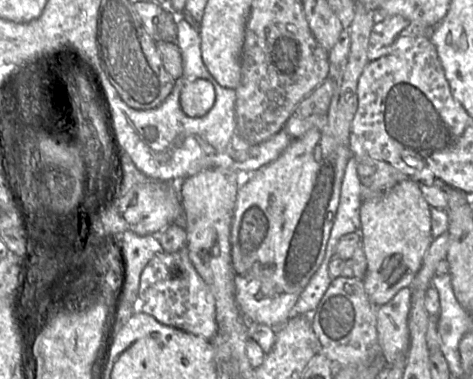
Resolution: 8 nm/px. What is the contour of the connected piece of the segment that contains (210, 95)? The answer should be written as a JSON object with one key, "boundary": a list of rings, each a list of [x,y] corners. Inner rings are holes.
{"boundary":[[[196,79],[184,84],[180,94],[180,105],[188,117],[200,118],[211,110],[215,99],[213,85],[207,80]]]}

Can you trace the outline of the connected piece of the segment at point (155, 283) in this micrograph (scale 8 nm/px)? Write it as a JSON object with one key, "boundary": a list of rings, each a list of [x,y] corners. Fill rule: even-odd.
{"boundary":[[[187,248],[176,253],[157,253],[148,262],[142,271],[140,278],[138,311],[153,316],[164,325],[175,327],[208,340],[211,340],[217,333],[214,297],[206,283],[192,265],[188,257]]]}

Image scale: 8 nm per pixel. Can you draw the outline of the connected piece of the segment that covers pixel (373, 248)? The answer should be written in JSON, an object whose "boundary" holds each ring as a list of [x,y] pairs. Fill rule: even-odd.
{"boundary":[[[406,179],[384,194],[362,203],[361,236],[367,258],[364,287],[377,307],[388,303],[401,289],[410,288],[434,239],[430,208],[419,184],[412,179]]]}

